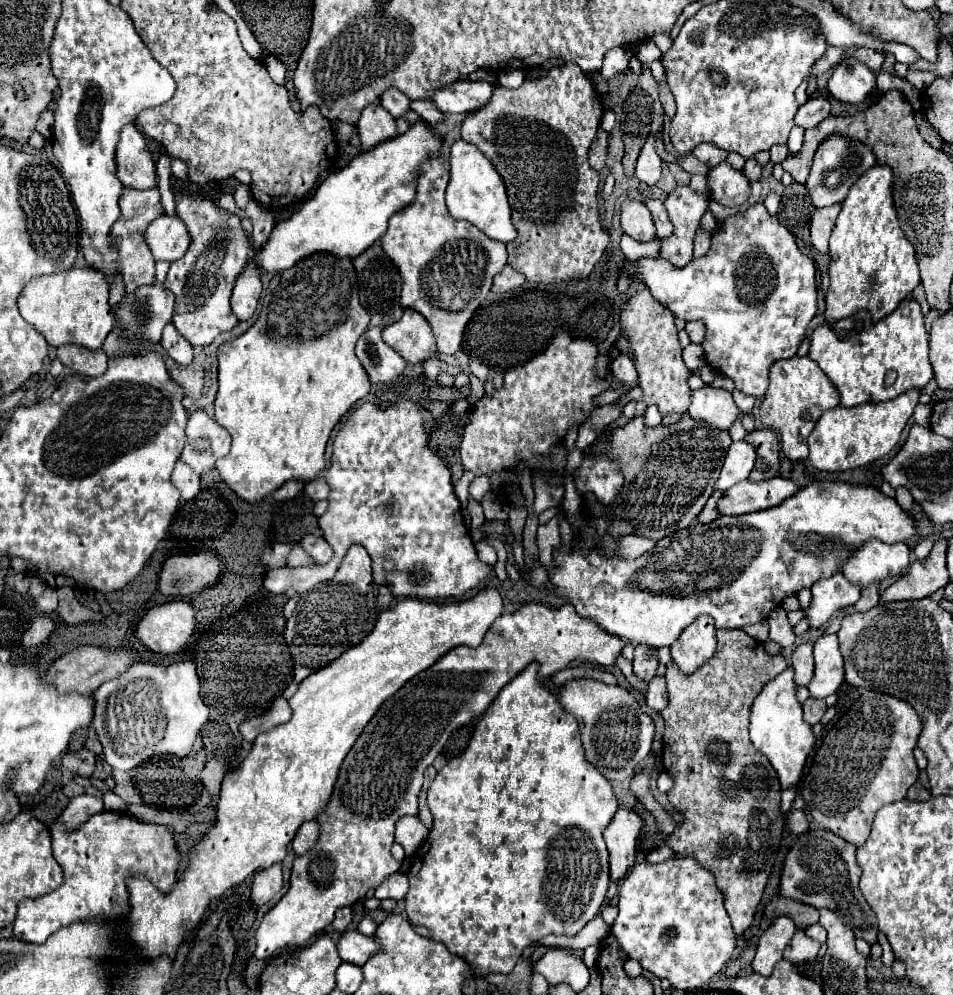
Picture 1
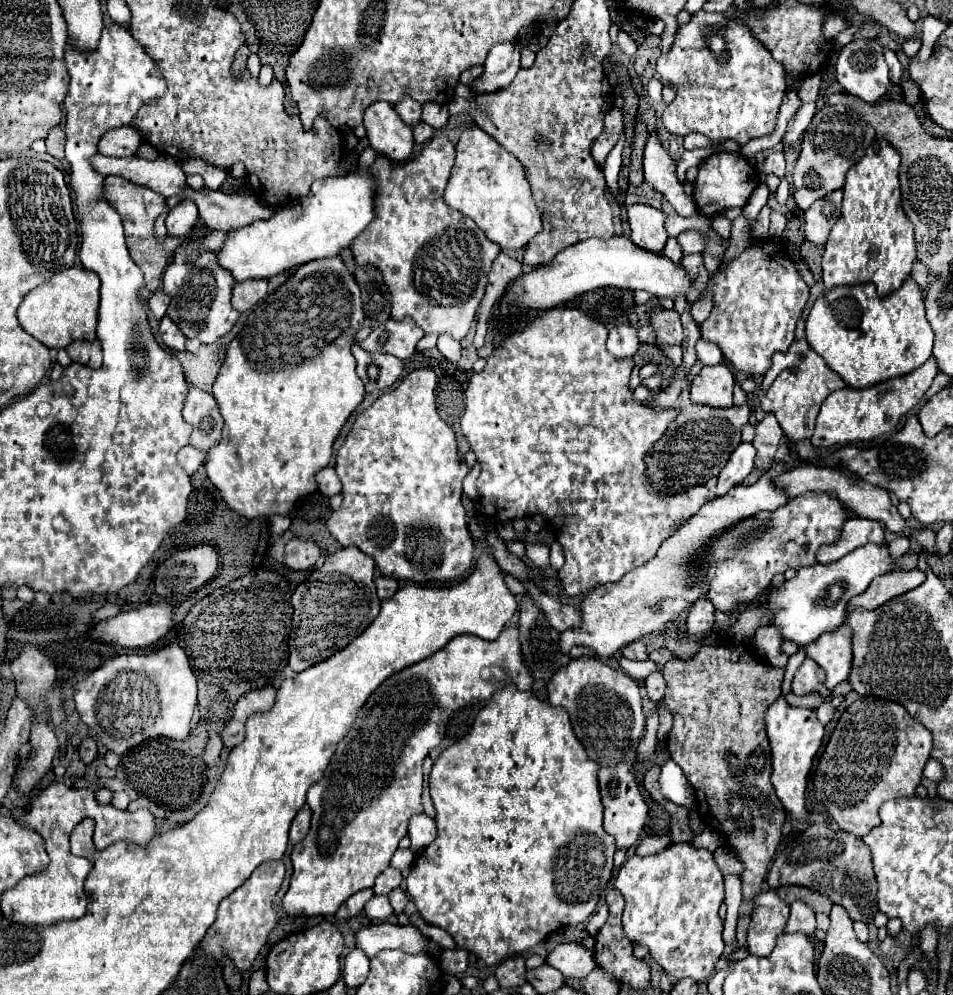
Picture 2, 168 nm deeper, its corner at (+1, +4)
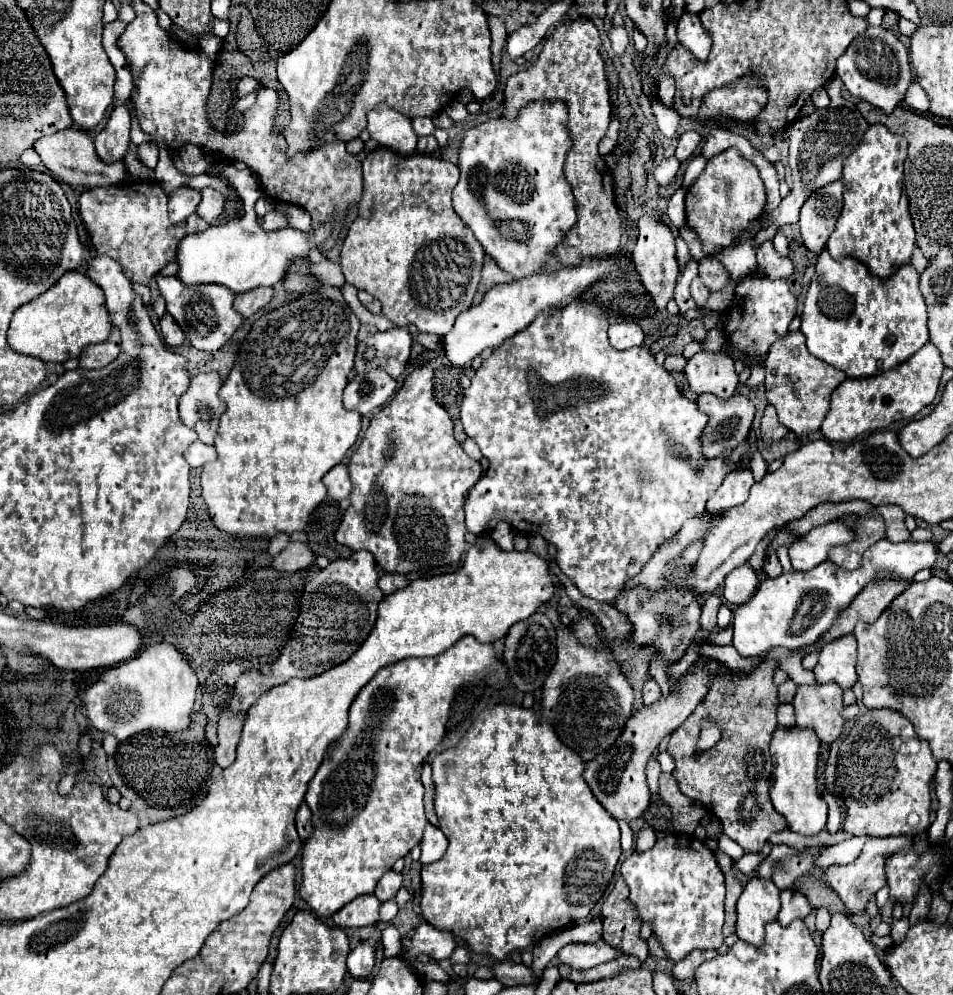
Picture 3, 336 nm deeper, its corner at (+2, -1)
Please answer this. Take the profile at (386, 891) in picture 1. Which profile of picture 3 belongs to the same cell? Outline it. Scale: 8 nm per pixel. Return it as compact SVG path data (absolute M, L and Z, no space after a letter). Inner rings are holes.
M388 871L386 875L382 875L382 879L378 881L376 889L374 889L374 897L384 903L384 901L390 901L396 897L398 889L402 887L402 873L396 873L396 871Z

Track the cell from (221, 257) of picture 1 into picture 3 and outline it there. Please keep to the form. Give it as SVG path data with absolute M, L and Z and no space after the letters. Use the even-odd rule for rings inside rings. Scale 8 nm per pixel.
M156 275L162 297L166 299L168 313L176 319L176 323L186 333L186 339L192 347L200 351L218 351L226 345L232 333L242 325L242 315L232 307L234 293L222 285L194 285L184 287L178 277L162 277Z

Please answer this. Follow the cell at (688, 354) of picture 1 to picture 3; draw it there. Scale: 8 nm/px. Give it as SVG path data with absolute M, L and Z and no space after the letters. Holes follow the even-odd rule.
M704 393L696 403L698 409L710 417L702 437L704 455L708 459L722 455L726 449L738 447L748 437L754 419L754 403L748 397L736 393L730 399L718 399Z

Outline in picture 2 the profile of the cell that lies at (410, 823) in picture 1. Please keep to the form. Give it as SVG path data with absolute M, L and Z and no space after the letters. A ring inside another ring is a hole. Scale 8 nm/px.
M425 814L411 816L409 826L407 826L407 836L411 838L411 850L413 852L423 852L437 836L435 820L425 816Z

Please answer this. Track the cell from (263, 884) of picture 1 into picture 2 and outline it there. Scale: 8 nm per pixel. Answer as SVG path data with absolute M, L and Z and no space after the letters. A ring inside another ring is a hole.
M281 860L265 862L265 864L257 866L255 872L231 896L227 896L219 904L217 920L207 930L207 934L199 946L203 946L203 950L207 954L213 954L219 962L221 962L221 952L225 952L239 970L249 970L253 960L265 946L269 932L277 924L277 912L273 910L271 904L283 882L283 876L285 876L285 866Z

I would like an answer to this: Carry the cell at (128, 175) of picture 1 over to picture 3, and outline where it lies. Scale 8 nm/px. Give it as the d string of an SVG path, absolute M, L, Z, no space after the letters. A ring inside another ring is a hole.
M116 97L118 105L114 107L108 125L98 131L98 135L94 137L94 147L98 157L104 163L114 163L114 161L122 161L126 151L128 151L128 143L130 143L130 113L126 109L126 105L122 101L128 101L130 97Z

